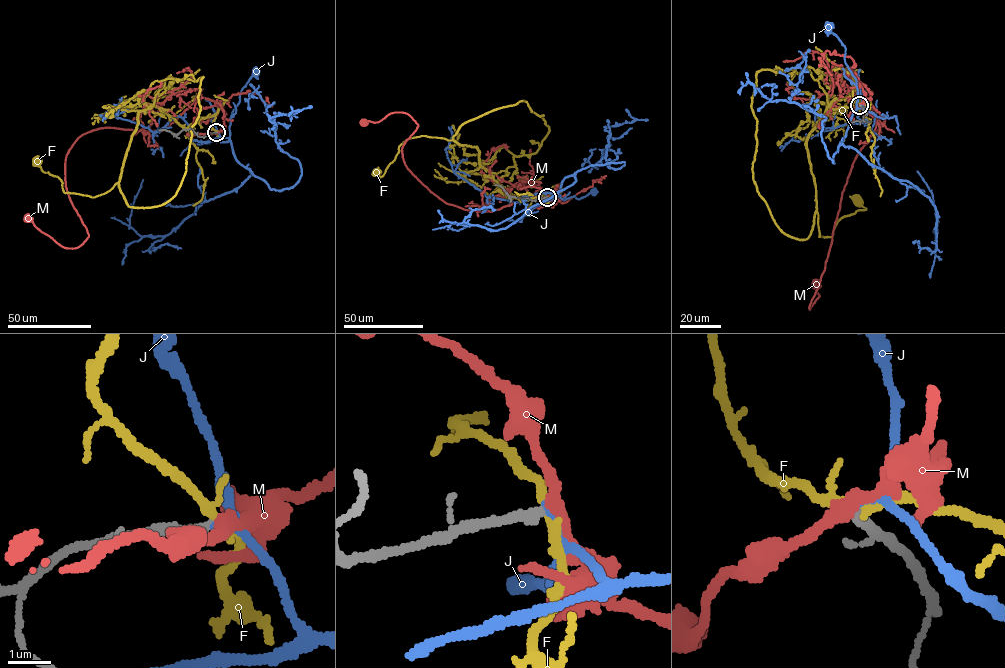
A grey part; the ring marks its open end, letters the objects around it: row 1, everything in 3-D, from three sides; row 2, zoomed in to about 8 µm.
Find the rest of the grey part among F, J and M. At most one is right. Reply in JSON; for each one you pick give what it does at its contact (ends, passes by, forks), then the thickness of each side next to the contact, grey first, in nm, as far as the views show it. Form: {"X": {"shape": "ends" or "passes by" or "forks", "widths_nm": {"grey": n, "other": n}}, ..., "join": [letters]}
{"join": []}

